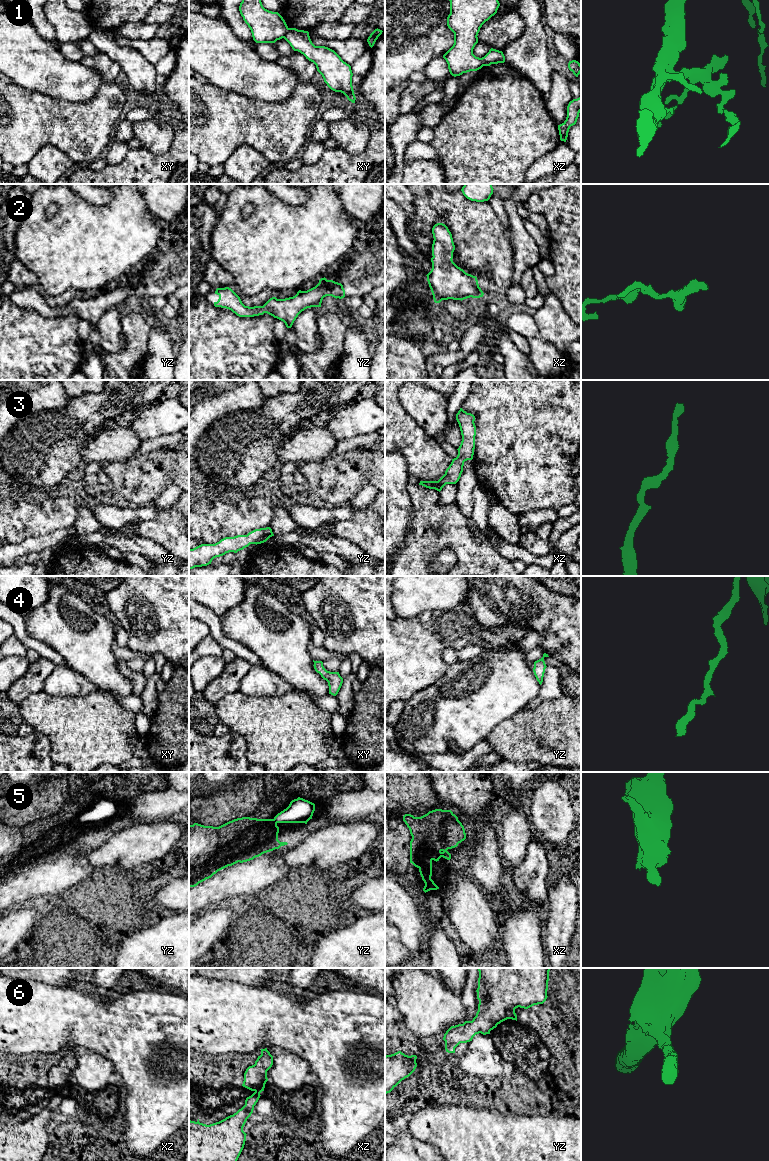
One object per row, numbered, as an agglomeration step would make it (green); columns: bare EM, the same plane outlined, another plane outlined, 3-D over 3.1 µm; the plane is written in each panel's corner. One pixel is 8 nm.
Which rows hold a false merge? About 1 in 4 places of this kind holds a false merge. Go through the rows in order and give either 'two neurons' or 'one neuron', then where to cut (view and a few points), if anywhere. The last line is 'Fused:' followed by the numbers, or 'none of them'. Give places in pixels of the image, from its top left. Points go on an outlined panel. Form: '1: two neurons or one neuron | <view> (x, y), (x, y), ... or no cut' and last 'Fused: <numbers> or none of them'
1: two neurons | xy (288, 28), (283, 37)
2: one neuron | no cut
3: one neuron | no cut
4: one neuron | no cut
5: one neuron | no cut
6: one neuron | no cut
Fused: 1

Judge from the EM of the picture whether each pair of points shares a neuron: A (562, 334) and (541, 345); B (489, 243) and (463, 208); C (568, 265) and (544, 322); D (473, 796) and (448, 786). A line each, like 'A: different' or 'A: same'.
A: different
B: same
C: different
D: same

